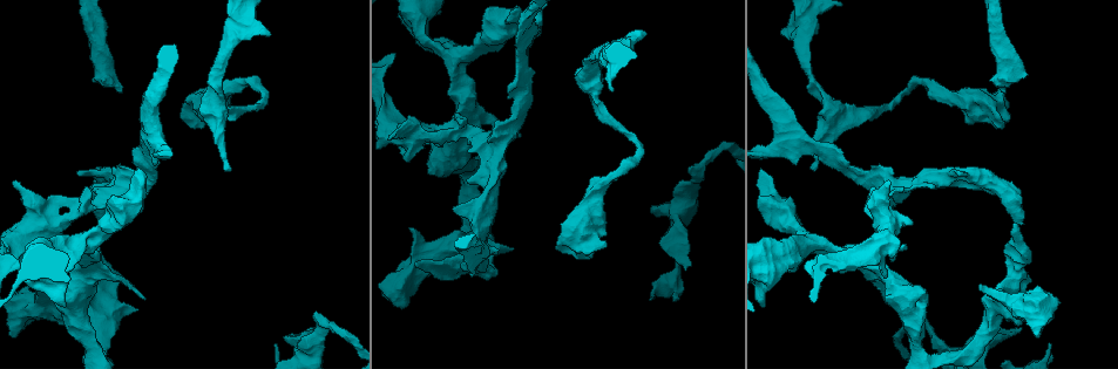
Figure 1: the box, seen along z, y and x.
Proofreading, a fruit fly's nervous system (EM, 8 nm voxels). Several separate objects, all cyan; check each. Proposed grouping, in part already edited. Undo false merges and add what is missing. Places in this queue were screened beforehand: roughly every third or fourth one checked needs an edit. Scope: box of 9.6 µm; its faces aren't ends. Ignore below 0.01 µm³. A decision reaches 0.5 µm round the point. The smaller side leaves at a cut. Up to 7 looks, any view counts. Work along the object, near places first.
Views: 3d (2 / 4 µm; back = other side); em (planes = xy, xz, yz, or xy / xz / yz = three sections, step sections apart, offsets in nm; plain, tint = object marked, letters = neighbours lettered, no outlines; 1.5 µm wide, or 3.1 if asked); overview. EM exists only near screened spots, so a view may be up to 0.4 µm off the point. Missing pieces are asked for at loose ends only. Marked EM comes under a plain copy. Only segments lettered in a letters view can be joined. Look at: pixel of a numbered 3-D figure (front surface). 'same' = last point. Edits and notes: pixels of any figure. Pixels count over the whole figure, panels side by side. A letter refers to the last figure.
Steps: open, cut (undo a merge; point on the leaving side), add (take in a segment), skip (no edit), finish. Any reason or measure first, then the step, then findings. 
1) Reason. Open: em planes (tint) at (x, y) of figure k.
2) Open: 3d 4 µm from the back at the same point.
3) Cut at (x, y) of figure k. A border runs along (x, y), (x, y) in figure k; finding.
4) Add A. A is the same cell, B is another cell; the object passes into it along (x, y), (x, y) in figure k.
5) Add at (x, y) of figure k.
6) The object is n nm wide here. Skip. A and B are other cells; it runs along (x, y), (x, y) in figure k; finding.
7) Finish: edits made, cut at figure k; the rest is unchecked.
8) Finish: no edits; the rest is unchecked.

Sudden change in width. Open: 3d 4 µm at (139, 189) of figure 1.

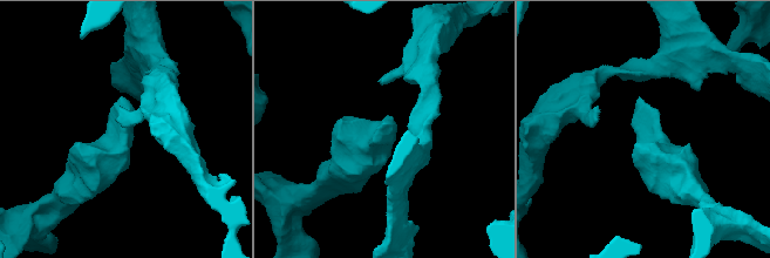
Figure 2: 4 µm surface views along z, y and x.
Open: em 3.1 µm yz step 8 (tint) at (125, 132) of figure 2.

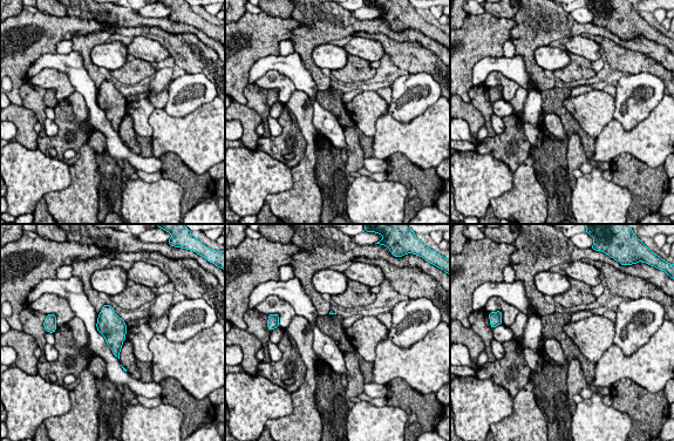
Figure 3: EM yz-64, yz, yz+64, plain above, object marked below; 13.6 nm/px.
Another direction. Open: em 3.1 µm planes (letters) at the same point.

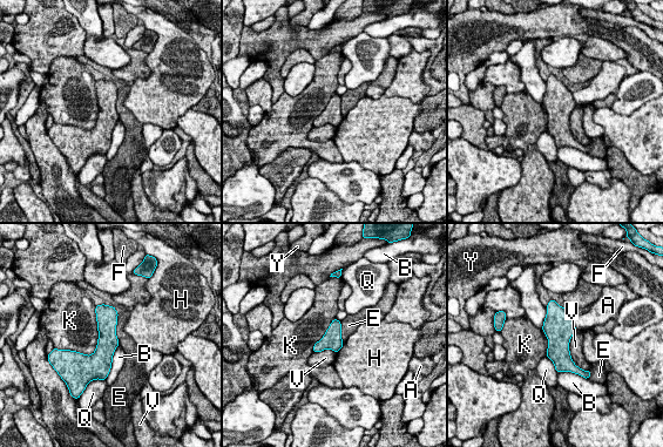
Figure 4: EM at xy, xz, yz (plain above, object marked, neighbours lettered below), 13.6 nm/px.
Skip. A, B, E, F, H, K, Q, V and Y are other cells; all the same neuron.

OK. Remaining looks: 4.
An open end. Open: 3d 2 µm from the back at (1002, 119) of figure 1.

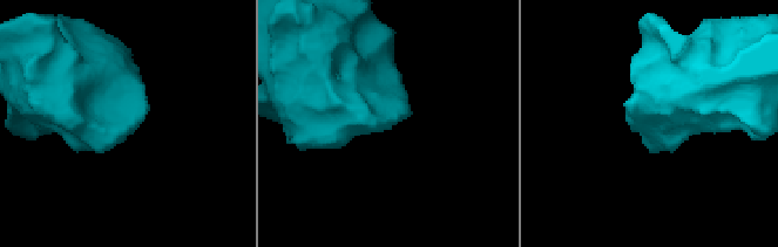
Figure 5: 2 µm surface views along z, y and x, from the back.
Need the tissue. Open: em xy step 4 (letters) at (127, 121) of figure 5.

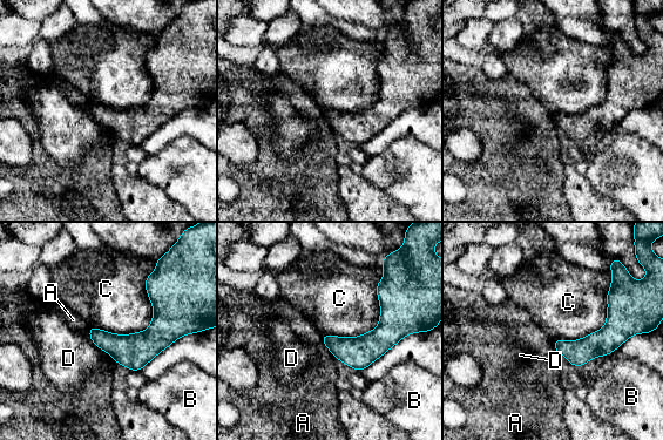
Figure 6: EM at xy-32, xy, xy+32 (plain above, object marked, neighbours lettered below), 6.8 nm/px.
Skip. A, B, C and D are other cells; a border runs along (90, 338), (116, 361) in figure 6; none of them fits.

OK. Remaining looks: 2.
Thick end. Open: 3d 2 µm at (476, 271) of figure 1.

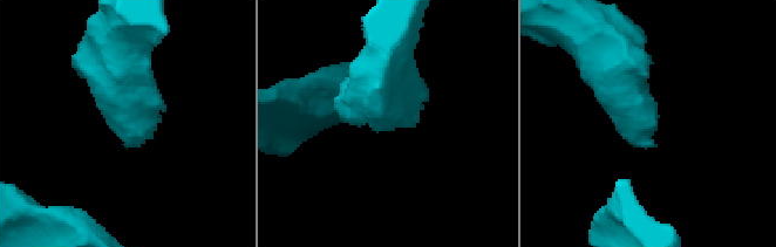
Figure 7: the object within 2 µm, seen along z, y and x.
Need the tissue. Open: em planes (letters) at (385, 126) of figure 7.

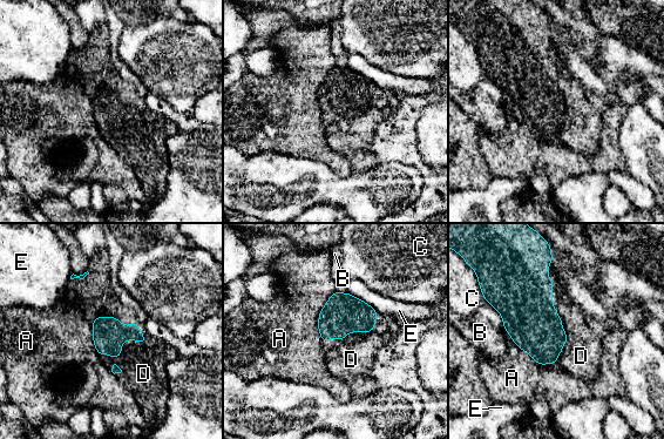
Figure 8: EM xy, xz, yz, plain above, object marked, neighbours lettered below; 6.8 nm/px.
The object is 220 nm wide here. Add D. D is the same cell, A, B, C and E are other cells; it goes on there.

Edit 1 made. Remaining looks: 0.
Finish: edits made, add at figure 8; the rest is unchecked.

